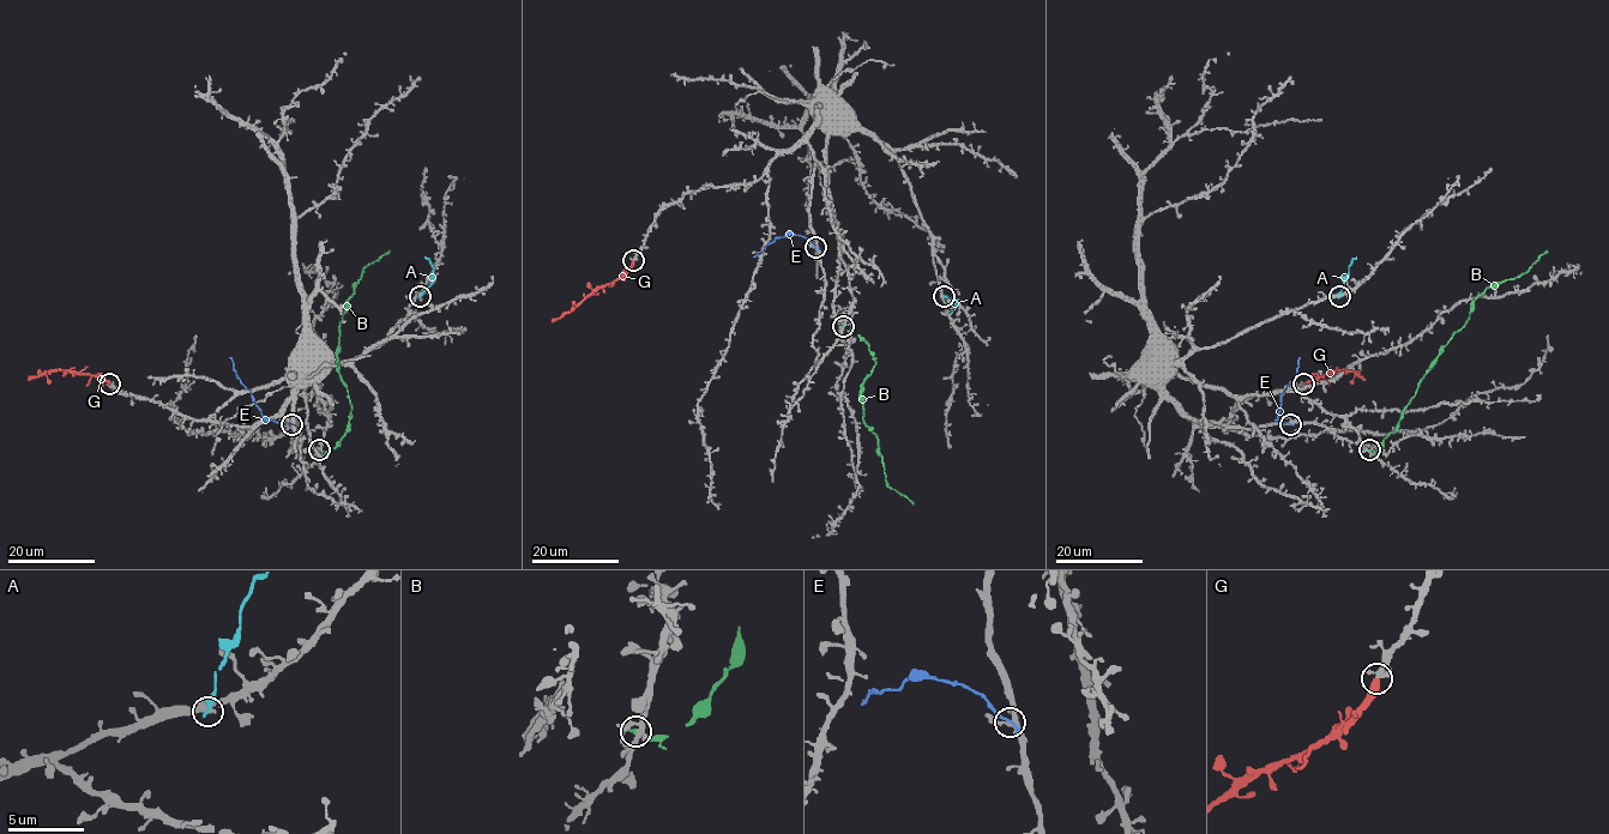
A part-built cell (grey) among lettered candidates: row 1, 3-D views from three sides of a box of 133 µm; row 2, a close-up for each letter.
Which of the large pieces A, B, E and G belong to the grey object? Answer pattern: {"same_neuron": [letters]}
{"same_neuron": ["G"]}

